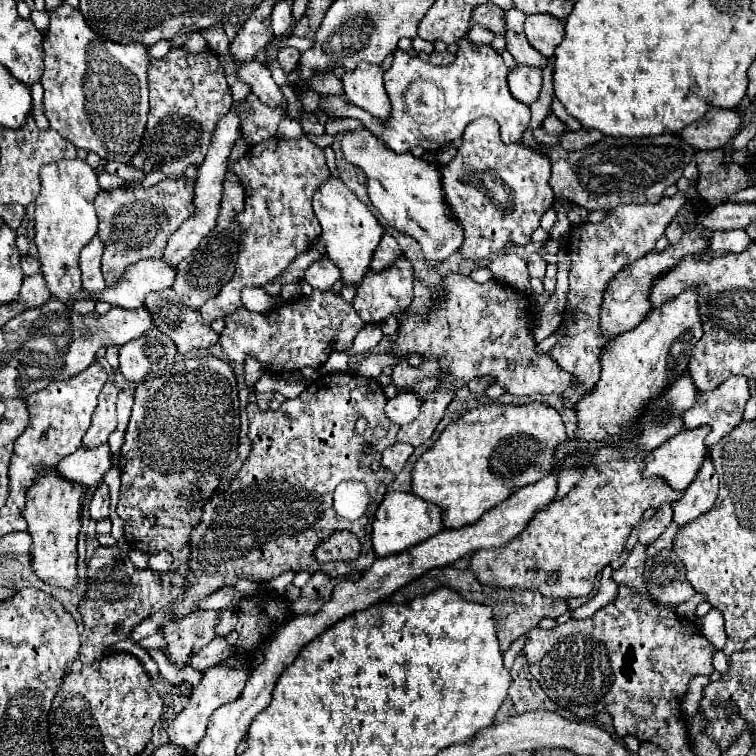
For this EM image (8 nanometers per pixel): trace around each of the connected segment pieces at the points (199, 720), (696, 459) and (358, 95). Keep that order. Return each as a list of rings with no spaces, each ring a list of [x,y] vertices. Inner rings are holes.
[[[216,665],[210,671],[206,671],[206,675],[202,675],[200,685],[192,687],[190,701],[184,707],[184,711],[170,723],[170,727],[168,727],[170,741],[176,743],[176,745],[180,745],[180,747],[184,747],[184,749],[188,749],[188,751],[194,751],[196,745],[200,743],[200,739],[206,733],[206,725],[210,721],[210,715],[220,705],[230,703],[236,697],[240,697],[242,689],[244,689],[244,685],[248,681],[248,675],[250,675],[250,669],[234,669],[234,667],[222,667],[222,665]]]
[[[698,427],[692,431],[686,429],[680,431],[676,437],[664,441],[664,445],[646,455],[642,477],[660,477],[672,489],[684,491],[688,487],[688,481],[696,477],[706,457],[706,433],[710,433],[708,427]]]
[[[362,61],[356,65],[356,69],[346,71],[340,77],[346,97],[354,105],[362,107],[364,111],[368,111],[380,119],[388,117],[388,113],[390,113],[390,101],[388,101],[388,95],[384,93],[382,75],[384,75],[384,71],[380,65]]]

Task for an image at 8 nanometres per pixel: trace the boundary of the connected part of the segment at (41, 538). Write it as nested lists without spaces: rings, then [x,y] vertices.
[[[50,469],[32,485],[26,497],[26,507],[22,517],[28,523],[28,533],[32,537],[32,571],[44,583],[72,591],[78,585],[76,571],[76,537],[80,531],[80,507],[82,507],[82,491],[80,485],[68,485],[68,481],[60,481],[56,477],[56,469]]]

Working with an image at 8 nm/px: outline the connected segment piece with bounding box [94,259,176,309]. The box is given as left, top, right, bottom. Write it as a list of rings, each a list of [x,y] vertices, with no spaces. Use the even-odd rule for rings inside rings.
[[[142,259],[124,271],[124,277],[116,285],[96,293],[96,301],[108,301],[110,305],[136,309],[142,307],[144,297],[152,291],[172,287],[176,279],[176,267],[166,259]]]

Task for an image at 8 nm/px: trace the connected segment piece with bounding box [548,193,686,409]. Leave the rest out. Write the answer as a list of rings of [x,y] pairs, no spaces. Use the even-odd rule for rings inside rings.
[[[676,193],[670,199],[662,199],[656,205],[620,205],[610,211],[600,223],[582,223],[572,227],[568,245],[572,265],[570,265],[570,291],[566,295],[566,307],[562,313],[564,337],[548,351],[548,355],[568,373],[574,375],[574,385],[568,387],[560,397],[564,407],[574,409],[580,397],[590,391],[600,379],[600,357],[608,349],[610,339],[600,331],[600,305],[608,283],[632,261],[644,257],[654,249],[656,241],[664,235],[668,223],[684,205],[684,195]]]

